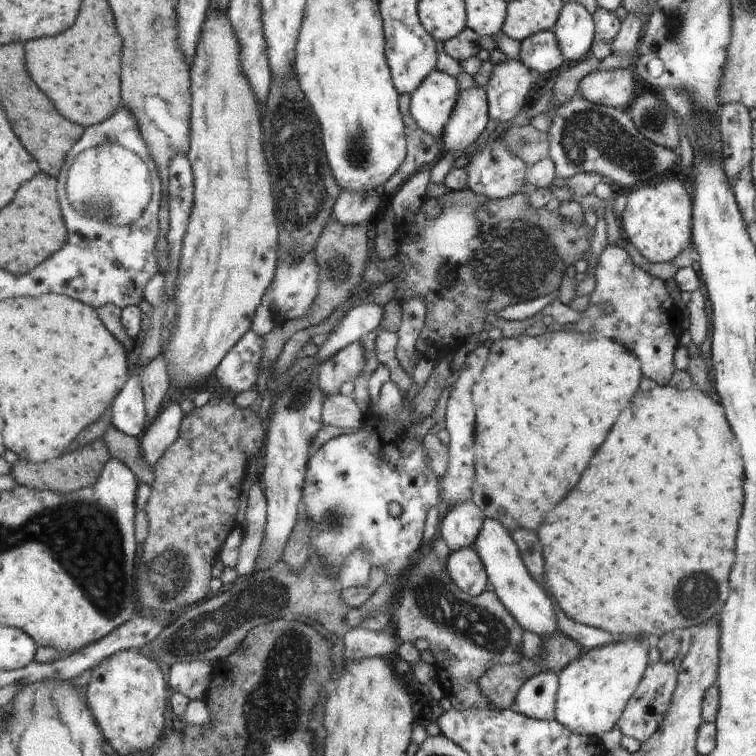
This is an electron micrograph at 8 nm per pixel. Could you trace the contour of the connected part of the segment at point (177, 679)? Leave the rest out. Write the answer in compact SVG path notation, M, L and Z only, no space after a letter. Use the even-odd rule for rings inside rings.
M196 660L176 663L168 668L168 684L174 692L184 694L189 700L206 700L208 686L211 686L212 668L208 662Z

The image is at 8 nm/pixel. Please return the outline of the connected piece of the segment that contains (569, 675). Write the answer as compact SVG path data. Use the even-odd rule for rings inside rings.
M647 635L628 636L624 642L608 644L594 650L583 649L578 660L559 672L556 722L563 723L574 734L601 737L619 724L627 702L634 696L647 672L648 653L654 640Z

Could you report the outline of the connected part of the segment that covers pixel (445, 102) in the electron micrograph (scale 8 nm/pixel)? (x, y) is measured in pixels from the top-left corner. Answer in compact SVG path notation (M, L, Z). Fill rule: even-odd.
M432 70L432 78L410 96L410 114L422 130L441 139L455 105L458 104L460 86L454 75Z

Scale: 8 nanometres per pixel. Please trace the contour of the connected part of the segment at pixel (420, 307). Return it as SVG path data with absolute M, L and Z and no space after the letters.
M410 298L401 306L401 324L397 334L399 335L398 358L400 366L412 377L416 366L415 346L417 338L424 324L426 306L422 298Z

